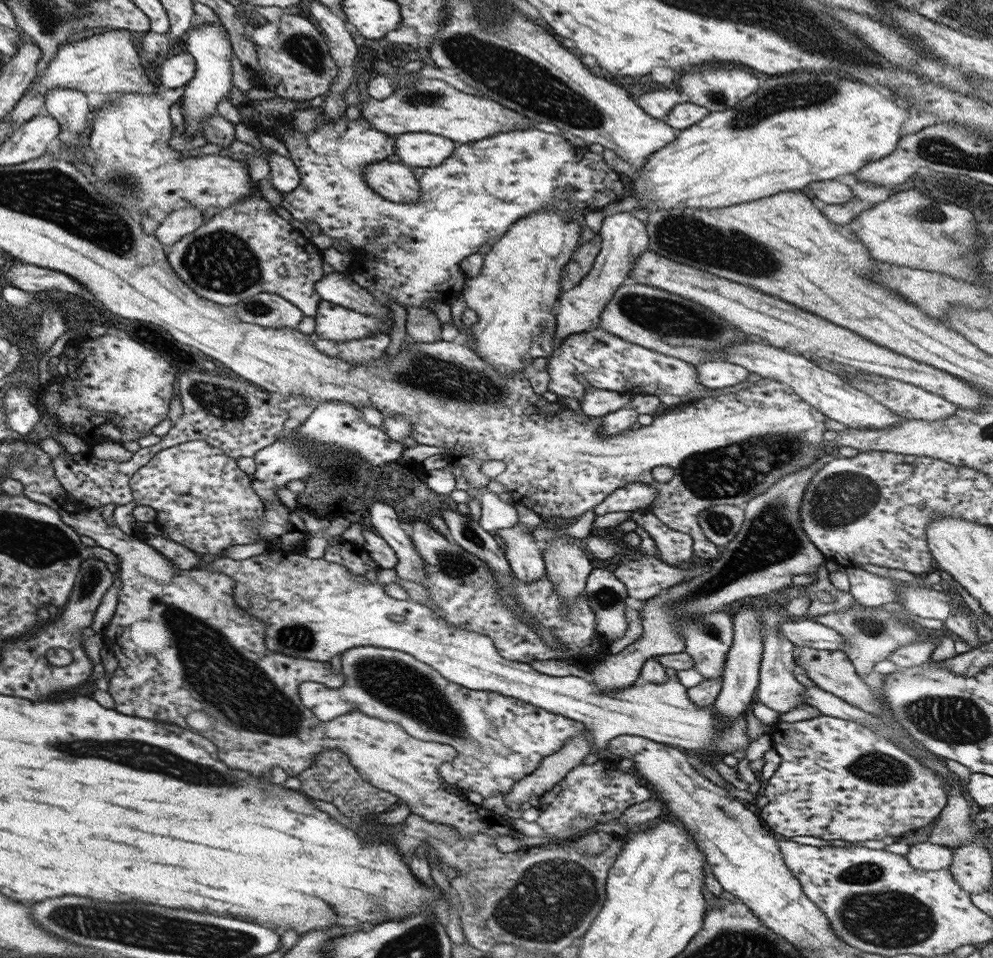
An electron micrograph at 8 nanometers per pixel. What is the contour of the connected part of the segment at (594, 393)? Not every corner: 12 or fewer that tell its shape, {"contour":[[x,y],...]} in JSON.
{"contour":[[591,388],[578,401],[583,415],[619,410],[629,394]]}

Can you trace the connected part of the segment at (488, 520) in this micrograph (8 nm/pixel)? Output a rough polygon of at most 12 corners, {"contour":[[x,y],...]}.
{"contour":[[478,488],[478,526],[487,533],[520,524],[514,504]]}

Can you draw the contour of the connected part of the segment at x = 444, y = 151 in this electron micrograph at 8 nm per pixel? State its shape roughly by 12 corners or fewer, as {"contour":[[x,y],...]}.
{"contour":[[428,132],[398,134],[392,154],[411,169],[437,166],[455,149]]}

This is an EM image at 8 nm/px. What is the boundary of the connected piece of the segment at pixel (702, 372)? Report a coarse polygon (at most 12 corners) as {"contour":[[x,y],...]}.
{"contour":[[729,361],[697,366],[697,384],[715,390],[751,378]]}

